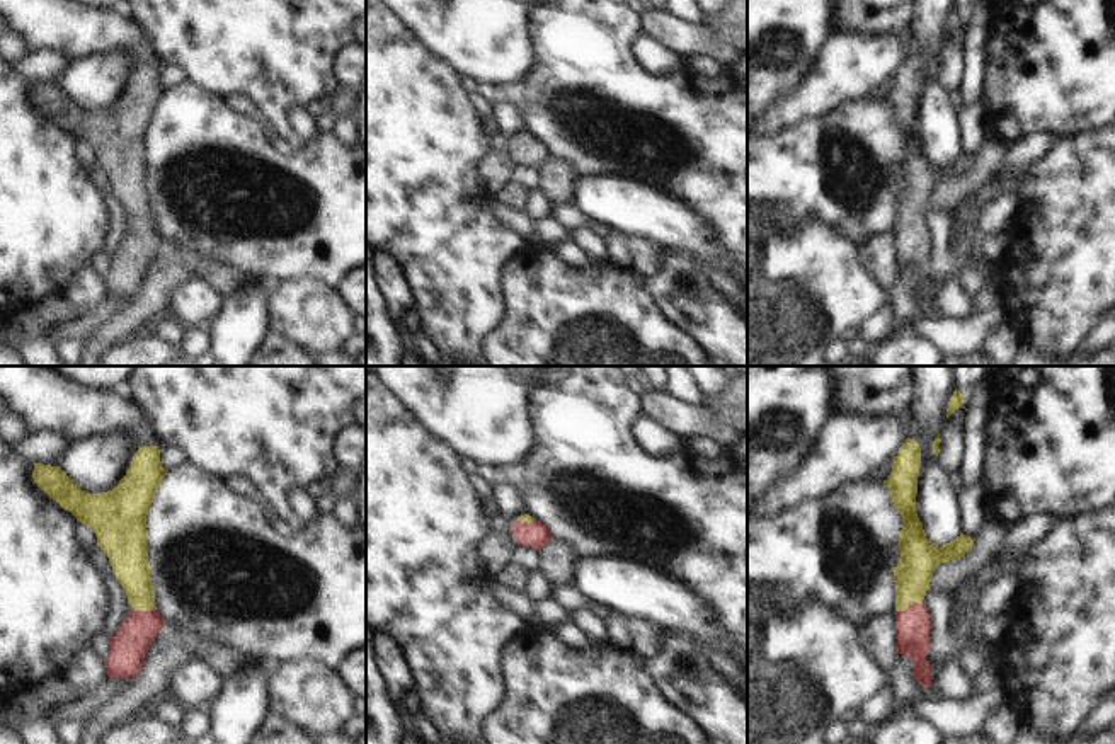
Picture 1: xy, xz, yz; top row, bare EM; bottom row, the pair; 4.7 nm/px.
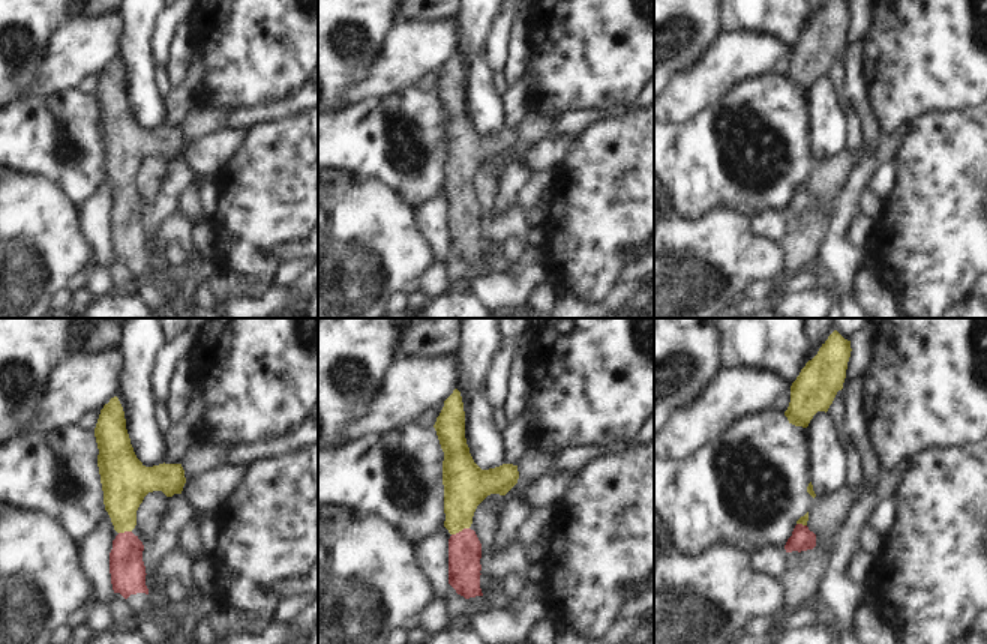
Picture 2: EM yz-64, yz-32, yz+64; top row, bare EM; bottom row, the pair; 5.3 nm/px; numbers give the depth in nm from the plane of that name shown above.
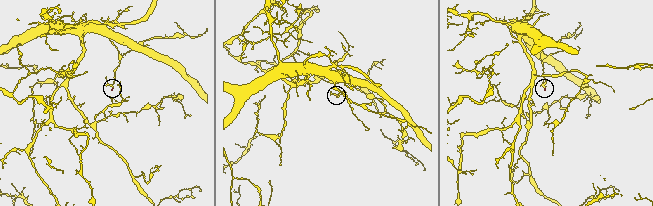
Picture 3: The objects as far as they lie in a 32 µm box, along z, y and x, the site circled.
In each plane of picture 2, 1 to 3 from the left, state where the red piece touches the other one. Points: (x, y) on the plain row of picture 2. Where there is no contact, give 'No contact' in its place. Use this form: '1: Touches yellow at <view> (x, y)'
1: Touches yellow at yz-64 (125, 194)
2: Touches yellow at yz-32 (459, 194)
3: Touches yellow at yz+64 (801, 186)

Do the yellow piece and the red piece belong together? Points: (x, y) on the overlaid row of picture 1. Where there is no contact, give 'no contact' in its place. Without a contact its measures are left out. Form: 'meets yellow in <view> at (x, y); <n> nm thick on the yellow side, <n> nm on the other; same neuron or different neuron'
meets yellow in yz at (908, 606); 180 nm thick on the yellow side, 170 nm on the other; same neuron

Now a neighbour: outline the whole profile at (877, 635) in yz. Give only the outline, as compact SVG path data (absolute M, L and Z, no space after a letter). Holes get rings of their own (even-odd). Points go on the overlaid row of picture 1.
M885 610L858 627L858 640L877 662L880 674L890 679L897 659L895 611Z

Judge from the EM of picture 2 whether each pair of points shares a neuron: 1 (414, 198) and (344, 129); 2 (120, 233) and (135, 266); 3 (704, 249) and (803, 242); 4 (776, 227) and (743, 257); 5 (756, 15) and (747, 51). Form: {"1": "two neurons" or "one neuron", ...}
{"1": "one neuron", "2": "one neuron", "3": "two neurons", "4": "two neurons", "5": "two neurons"}

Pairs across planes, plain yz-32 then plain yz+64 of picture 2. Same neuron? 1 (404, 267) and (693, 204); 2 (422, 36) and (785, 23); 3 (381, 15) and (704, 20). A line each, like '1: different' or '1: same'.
1: different
2: different
3: same

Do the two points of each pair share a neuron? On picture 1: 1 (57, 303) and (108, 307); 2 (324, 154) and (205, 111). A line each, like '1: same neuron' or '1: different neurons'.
1: different neurons
2: same neuron

